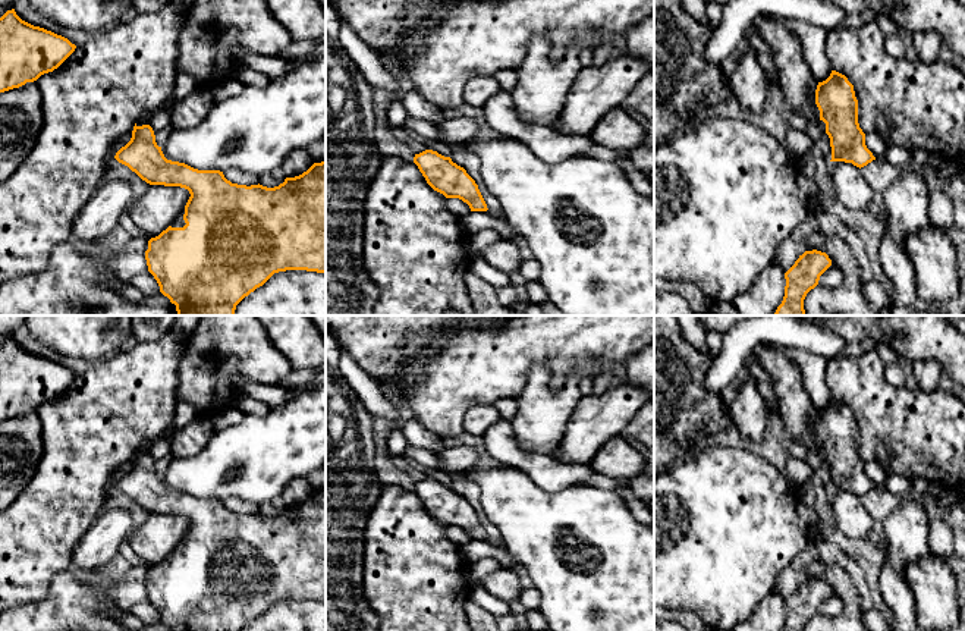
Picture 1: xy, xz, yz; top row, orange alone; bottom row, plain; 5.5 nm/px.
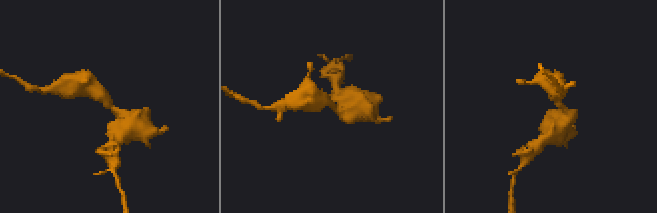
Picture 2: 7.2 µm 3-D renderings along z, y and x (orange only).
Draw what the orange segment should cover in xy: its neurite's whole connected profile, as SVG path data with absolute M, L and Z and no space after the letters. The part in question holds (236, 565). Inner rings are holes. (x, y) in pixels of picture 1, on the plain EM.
M136 452L131 470L114 487L150 514L180 515L191 522L180 544L158 565L151 566L145 580L148 600L170 631L241 631L279 600L307 599L326 603L326 490L314 492L302 503L286 506L274 517L260 512L238 514L227 509L220 499L198 499L167 489L155 471L153 456Z

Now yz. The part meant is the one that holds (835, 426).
M832 399L826 409L818 411L815 433L830 467L830 490L852 492L861 497L876 489L865 474L865 462L858 452L858 428L854 414L845 404Z

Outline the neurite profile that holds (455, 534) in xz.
M447 527L446 536L452 543L458 546L462 546L471 540L469 534L459 527Z

